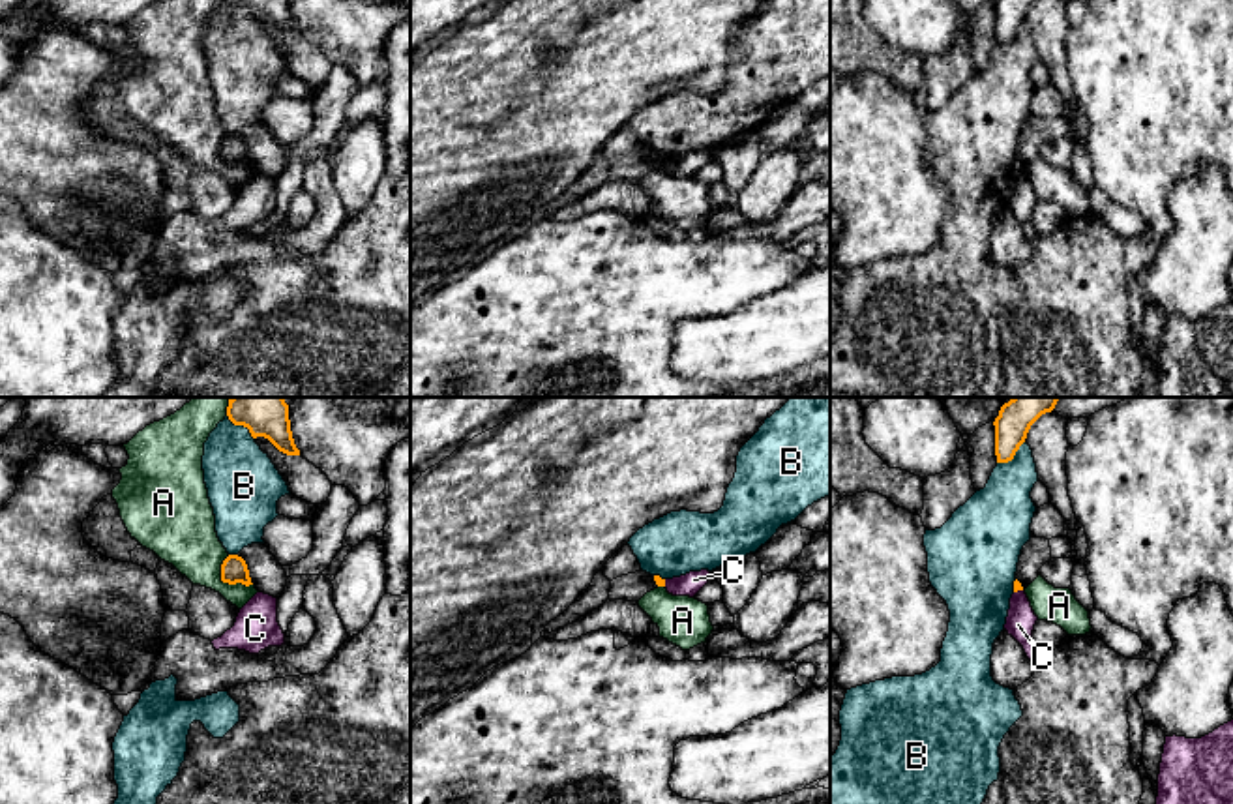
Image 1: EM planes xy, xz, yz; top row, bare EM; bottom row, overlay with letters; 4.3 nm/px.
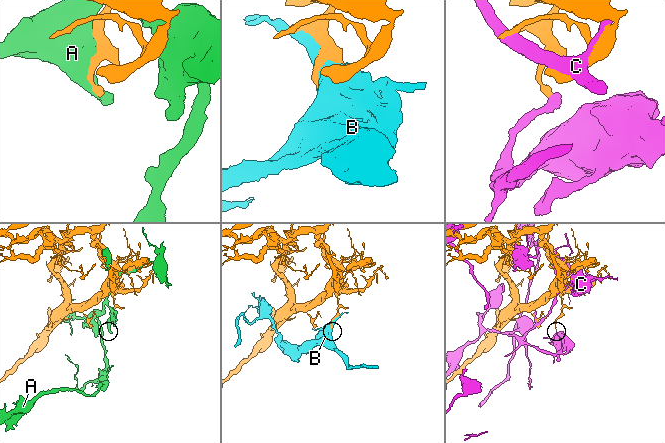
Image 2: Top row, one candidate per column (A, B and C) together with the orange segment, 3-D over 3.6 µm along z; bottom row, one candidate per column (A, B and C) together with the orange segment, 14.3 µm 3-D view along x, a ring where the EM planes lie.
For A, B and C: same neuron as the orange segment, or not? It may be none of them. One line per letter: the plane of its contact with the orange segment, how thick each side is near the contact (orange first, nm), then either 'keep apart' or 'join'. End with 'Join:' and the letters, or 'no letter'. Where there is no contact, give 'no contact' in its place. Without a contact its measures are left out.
A: xy | 110/260 nm | keep apart
B: yz | 130/260 nm | keep apart
C: yz | 30/130 nm | keep apart
Join: no letter

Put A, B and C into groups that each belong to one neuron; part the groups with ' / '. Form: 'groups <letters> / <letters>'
groups A / B / C

